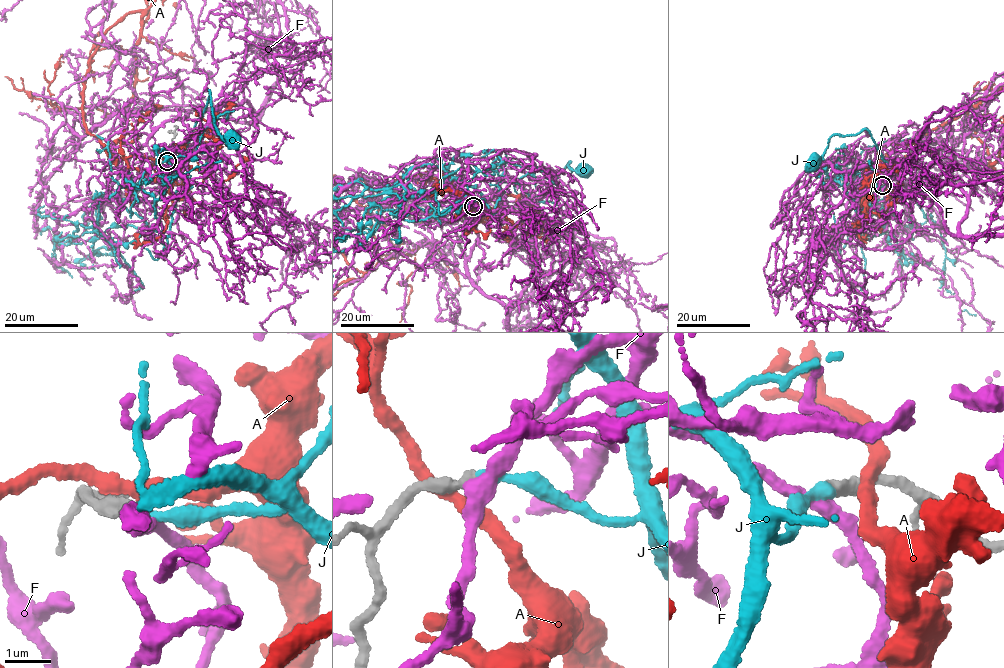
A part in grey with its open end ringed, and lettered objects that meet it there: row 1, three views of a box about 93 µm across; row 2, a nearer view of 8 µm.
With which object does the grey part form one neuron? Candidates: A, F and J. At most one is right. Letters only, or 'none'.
J

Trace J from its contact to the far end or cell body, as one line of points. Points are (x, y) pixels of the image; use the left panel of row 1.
J: (167, 161), (180, 160), (196, 121), (206, 106), (209, 91), (213, 124), (224, 141), (232, 140)

